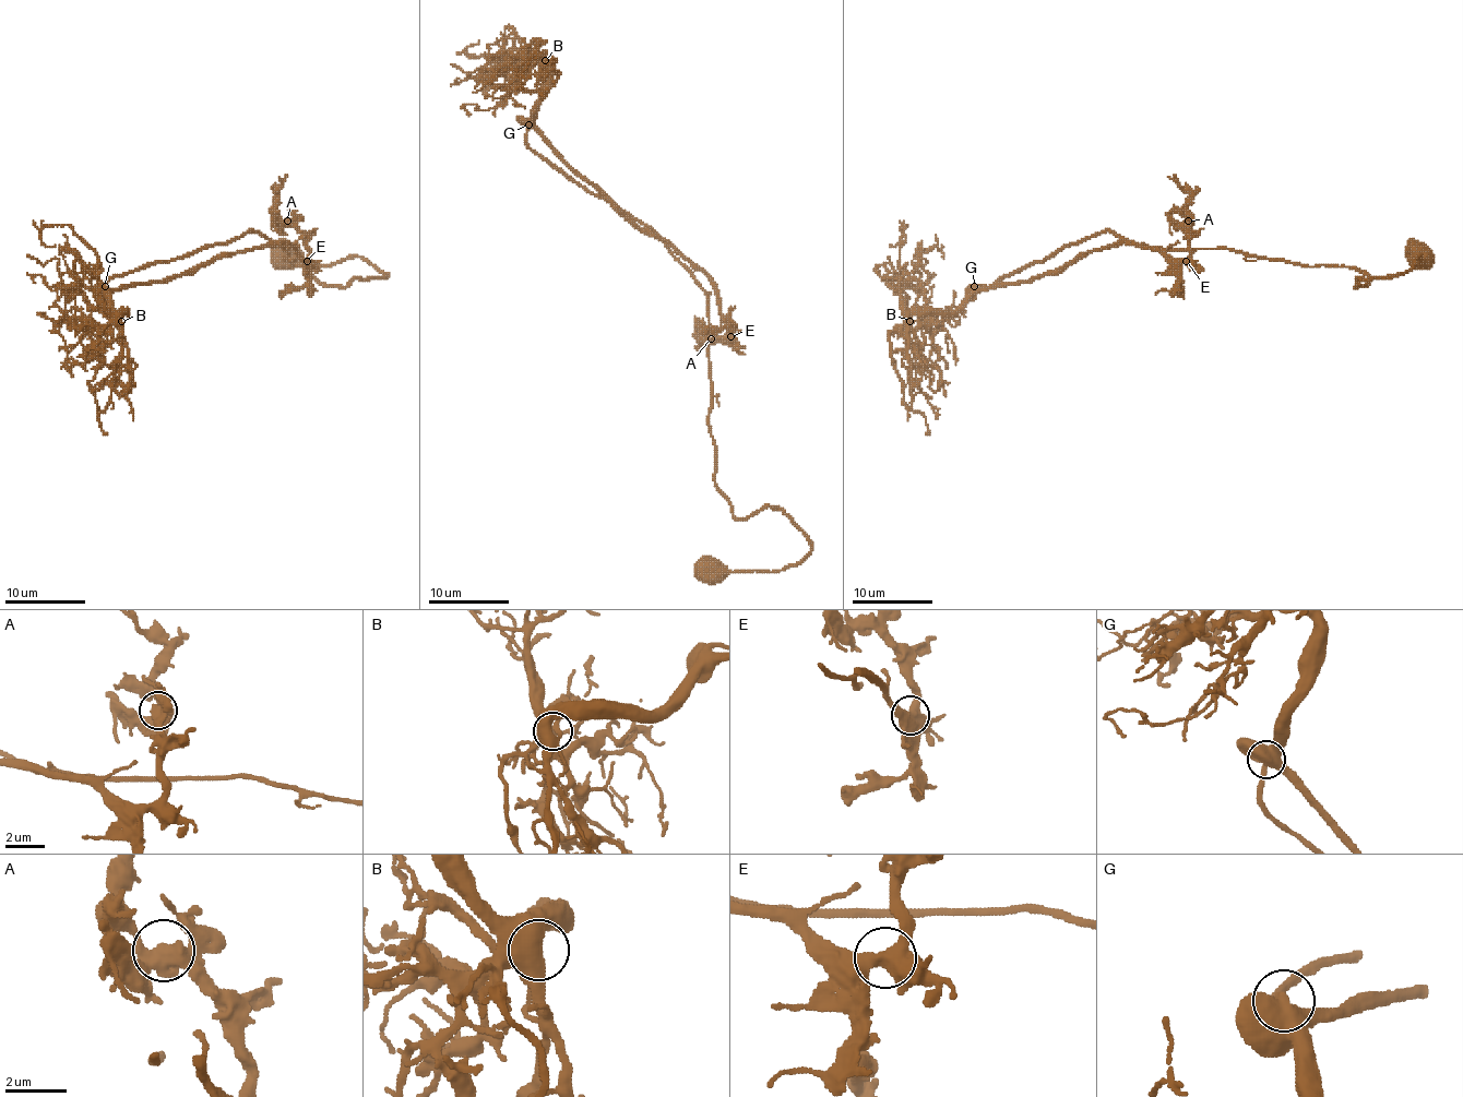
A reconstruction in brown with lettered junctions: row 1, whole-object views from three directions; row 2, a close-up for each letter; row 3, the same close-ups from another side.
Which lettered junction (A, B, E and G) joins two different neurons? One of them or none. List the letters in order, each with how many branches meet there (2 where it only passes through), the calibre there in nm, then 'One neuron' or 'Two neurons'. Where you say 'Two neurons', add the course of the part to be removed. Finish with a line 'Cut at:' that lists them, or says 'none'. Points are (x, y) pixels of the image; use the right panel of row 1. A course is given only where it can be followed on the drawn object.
A: Branches: 3. Thickness 440 nm. One neuron
B: Branches: 3. Thickness 480 nm. One neuron
E: Branches: 3. Thickness 440 nm. One neuron
G: Branches: 3. Thickness 480 nm. One neuron
Cut at: none

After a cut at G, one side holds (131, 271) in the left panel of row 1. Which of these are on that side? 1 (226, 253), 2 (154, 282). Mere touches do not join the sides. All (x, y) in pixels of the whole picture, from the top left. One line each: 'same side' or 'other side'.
1: other side
2: other side

